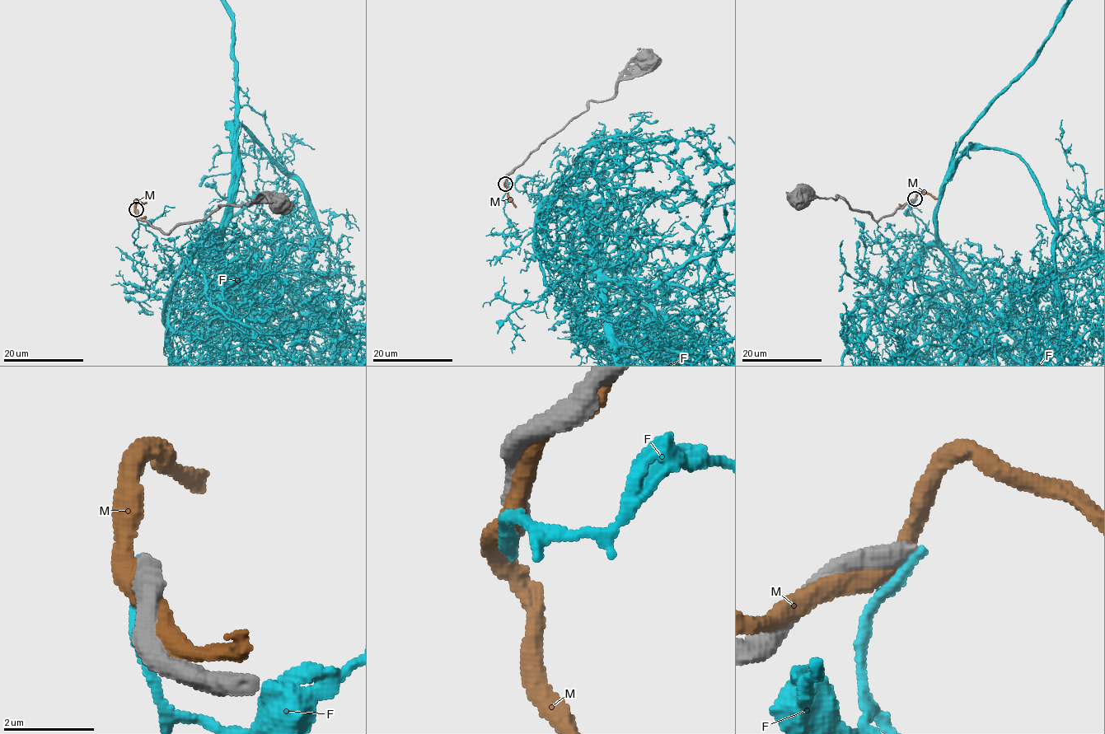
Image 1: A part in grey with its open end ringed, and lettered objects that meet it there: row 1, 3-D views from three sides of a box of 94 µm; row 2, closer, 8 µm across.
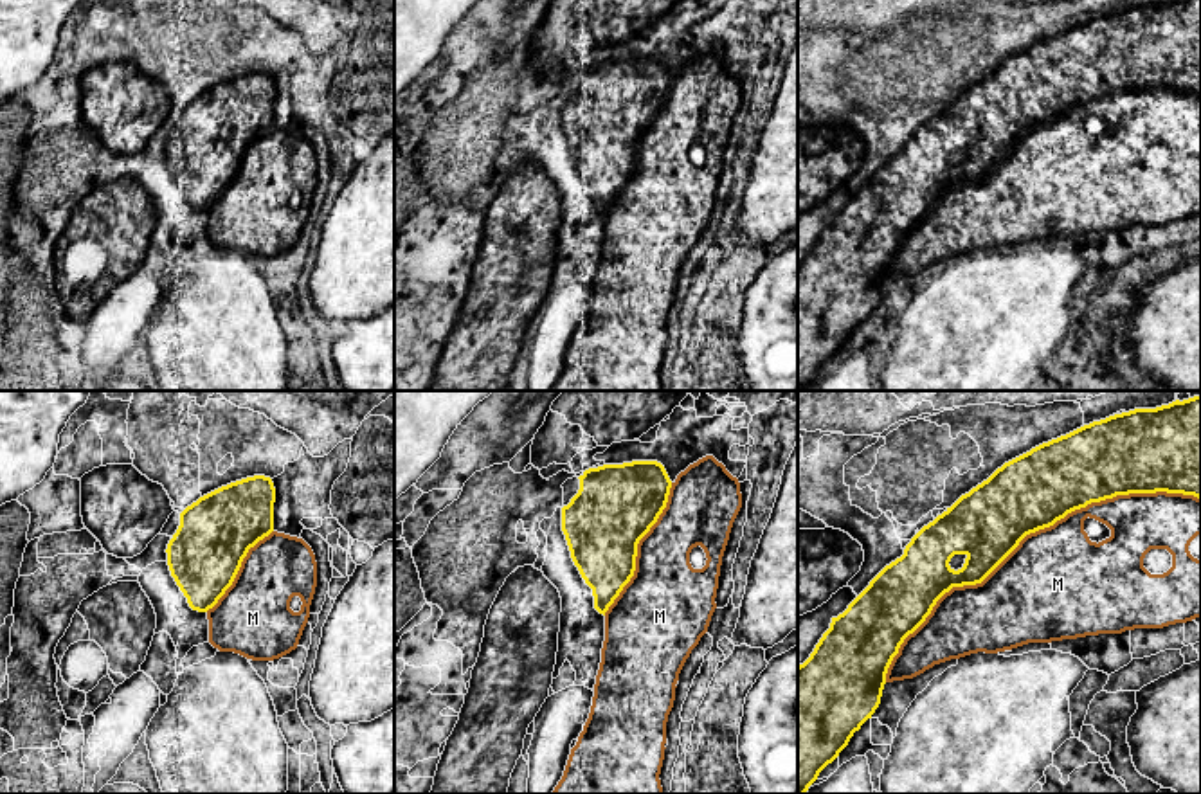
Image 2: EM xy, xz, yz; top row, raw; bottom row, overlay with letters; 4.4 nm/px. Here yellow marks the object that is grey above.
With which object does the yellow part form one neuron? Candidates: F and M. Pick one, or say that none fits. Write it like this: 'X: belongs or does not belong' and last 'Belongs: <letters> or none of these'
F: does not belong
M: does not belong
Belongs: none of these

